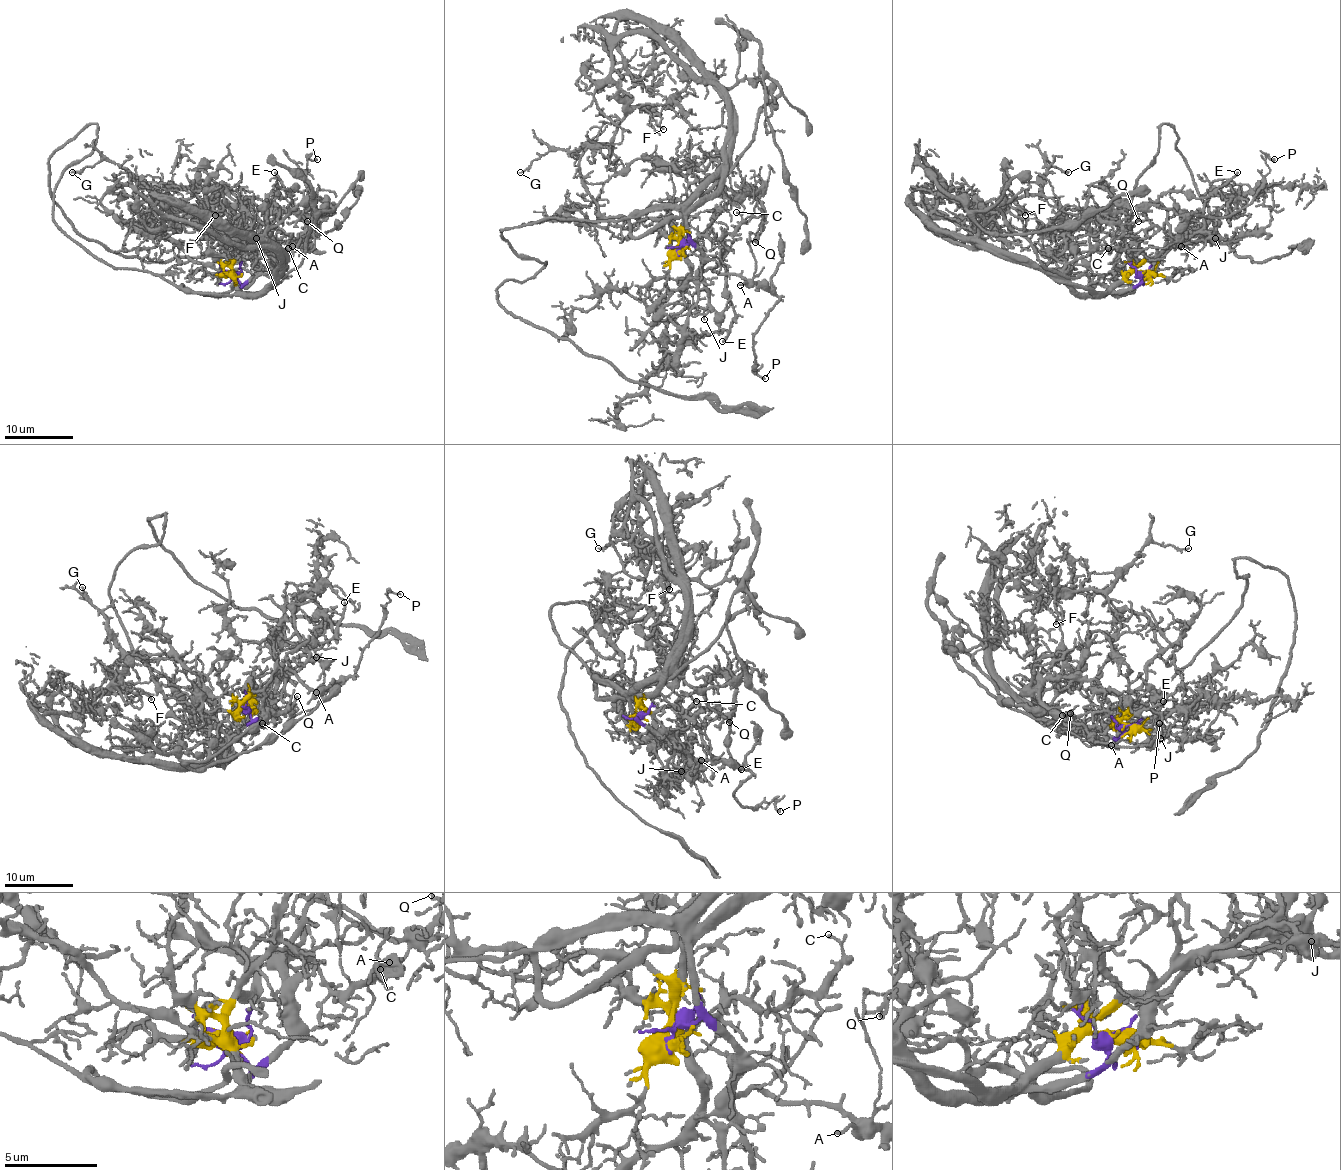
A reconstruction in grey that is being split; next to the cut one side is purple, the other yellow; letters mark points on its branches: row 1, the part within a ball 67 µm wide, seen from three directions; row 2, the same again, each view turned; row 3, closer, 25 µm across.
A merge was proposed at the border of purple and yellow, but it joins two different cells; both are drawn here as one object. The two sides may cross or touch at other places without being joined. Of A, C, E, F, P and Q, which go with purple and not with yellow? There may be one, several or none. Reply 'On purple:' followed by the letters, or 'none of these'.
On purple: A, E, P

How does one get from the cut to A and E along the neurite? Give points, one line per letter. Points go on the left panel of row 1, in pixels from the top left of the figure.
A: (229, 272), (245, 284), (255, 274), (253, 243), (265, 222), (296, 238), (298, 243), (291, 246)
E: (229, 272), (245, 284), (255, 274), (255, 236), (265, 219), (265, 207), (277, 191), (286, 196), (274, 172)

